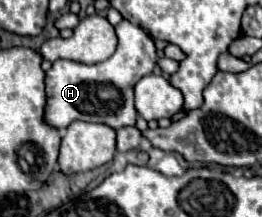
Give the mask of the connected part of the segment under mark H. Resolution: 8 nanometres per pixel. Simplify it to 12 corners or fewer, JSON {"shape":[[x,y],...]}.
{"shape":[[116,24],[98,64],[56,60],[46,124],[134,126],[134,84],[156,68],[154,40]]}

